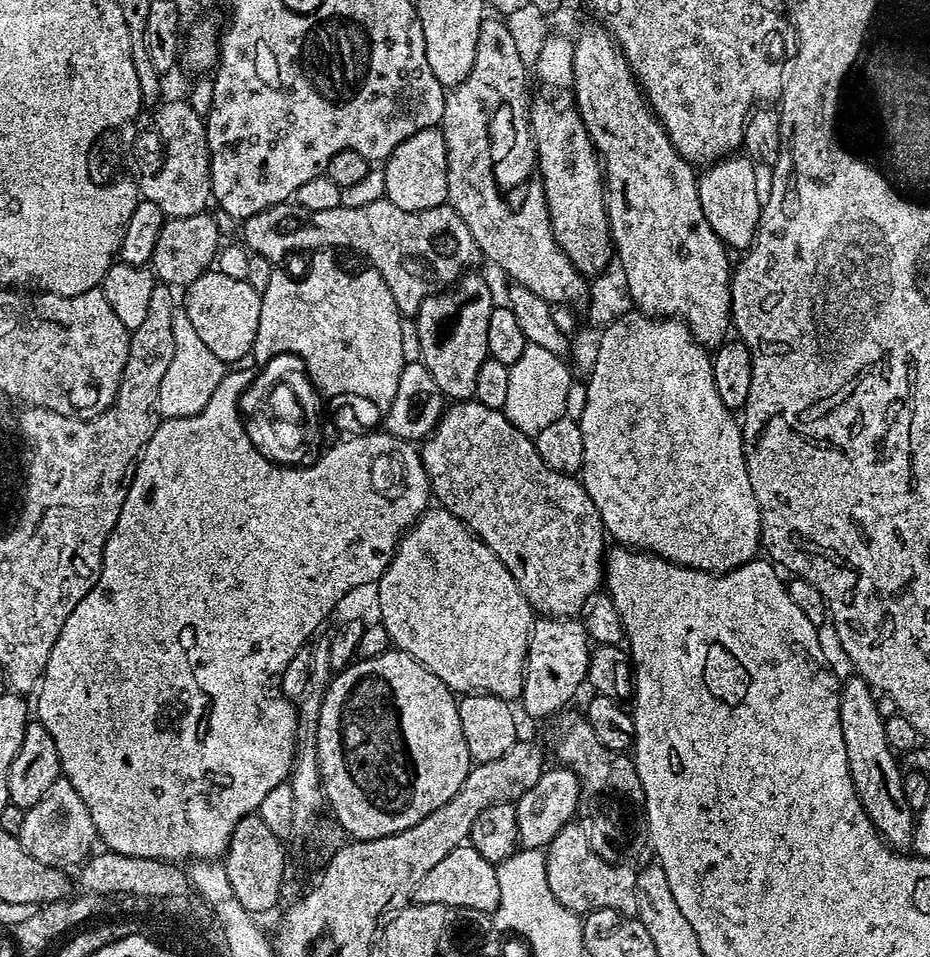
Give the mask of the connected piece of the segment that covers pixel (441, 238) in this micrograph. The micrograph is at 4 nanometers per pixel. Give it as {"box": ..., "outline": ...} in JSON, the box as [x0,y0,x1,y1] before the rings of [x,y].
{"box":[242,199,478,317],"outline":[[[387,199],[376,200],[370,206],[357,208],[338,207],[334,210],[313,212],[301,224],[293,228],[284,228],[283,207],[267,208],[250,219],[243,221],[244,239],[242,244],[249,253],[260,255],[264,260],[280,260],[284,252],[308,252],[315,254],[321,250],[332,248],[349,248],[360,256],[369,260],[371,271],[376,272],[386,286],[390,286],[390,294],[394,294],[394,302],[398,306],[401,317],[415,317],[428,296],[435,296],[442,286],[451,286],[465,275],[466,270],[475,260],[478,260],[478,249],[466,222],[462,222],[460,215],[451,204],[445,202],[434,206],[430,210],[407,212],[398,210],[398,206],[388,203]]]}

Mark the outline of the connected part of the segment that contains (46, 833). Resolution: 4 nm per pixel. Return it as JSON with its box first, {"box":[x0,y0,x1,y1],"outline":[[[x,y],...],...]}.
{"box":[18,778,97,866],"outline":[[[63,778],[54,782],[50,790],[34,807],[27,809],[24,814],[24,821],[18,833],[20,845],[38,862],[43,864],[54,864],[57,866],[68,866],[64,864],[79,865],[93,851],[92,843],[97,843],[96,827],[90,818],[88,808],[82,802],[80,795],[70,782]]]}

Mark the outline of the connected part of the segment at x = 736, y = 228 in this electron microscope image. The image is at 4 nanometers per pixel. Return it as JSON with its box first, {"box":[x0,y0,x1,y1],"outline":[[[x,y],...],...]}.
{"box":[696,154,762,250],"outline":[[[733,154],[705,167],[699,173],[696,185],[698,198],[702,202],[702,214],[706,214],[710,230],[714,230],[714,234],[718,234],[720,241],[729,249],[746,250],[751,247],[752,239],[756,237],[762,207],[755,188],[757,173],[757,165],[744,154]]]}

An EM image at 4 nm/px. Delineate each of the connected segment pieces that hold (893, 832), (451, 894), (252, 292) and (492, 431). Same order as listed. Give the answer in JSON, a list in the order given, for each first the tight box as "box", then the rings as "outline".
[{"box":[840,674,914,850],"outline":[[[855,674],[849,676],[849,680],[845,679],[840,689],[840,721],[842,722],[842,742],[846,742],[846,758],[850,766],[850,778],[854,782],[854,790],[870,822],[874,822],[877,832],[884,841],[896,850],[911,849],[914,844],[914,812],[904,802],[905,773],[902,771],[902,764],[897,753],[886,738],[885,713],[880,713],[880,708],[876,705],[878,696],[872,685],[867,684],[861,676]]]},{"box":[412,843,500,914],"outline":[[[471,843],[460,844],[424,875],[414,890],[412,900],[417,904],[441,904],[449,910],[462,908],[465,913],[478,911],[491,914],[500,901],[496,865],[486,862],[486,858],[482,858],[482,854],[478,854]]]},{"box":[182,270,262,366],"outline":[[[209,270],[187,285],[185,292],[188,293],[185,294],[184,300],[182,296],[182,311],[190,318],[190,326],[194,326],[198,338],[202,338],[202,343],[214,353],[214,358],[218,358],[226,366],[239,365],[243,356],[248,358],[252,354],[254,338],[258,334],[258,314],[262,314],[261,289],[255,288],[252,283],[251,279],[239,280],[217,270]]]},{"box":[419,398,606,618],"outline":[[[475,398],[463,402],[456,402],[451,405],[443,413],[443,417],[431,435],[423,441],[422,447],[419,449],[420,457],[424,463],[424,469],[428,475],[428,483],[430,492],[433,497],[436,496],[442,507],[450,514],[454,514],[458,519],[472,529],[476,536],[483,544],[495,554],[502,562],[502,566],[506,566],[506,570],[510,570],[510,574],[514,578],[514,582],[518,582],[518,590],[522,590],[522,594],[526,598],[526,602],[532,607],[533,613],[539,614],[544,618],[576,618],[583,613],[589,596],[595,596],[601,587],[604,579],[604,561],[606,559],[606,533],[604,531],[604,523],[598,514],[598,510],[594,506],[594,502],[590,498],[590,494],[586,494],[583,483],[575,475],[567,472],[559,472],[558,470],[550,470],[542,462],[542,458],[536,449],[536,441],[527,437],[522,430],[518,430],[504,416],[503,411],[496,411],[479,403]]]}]

